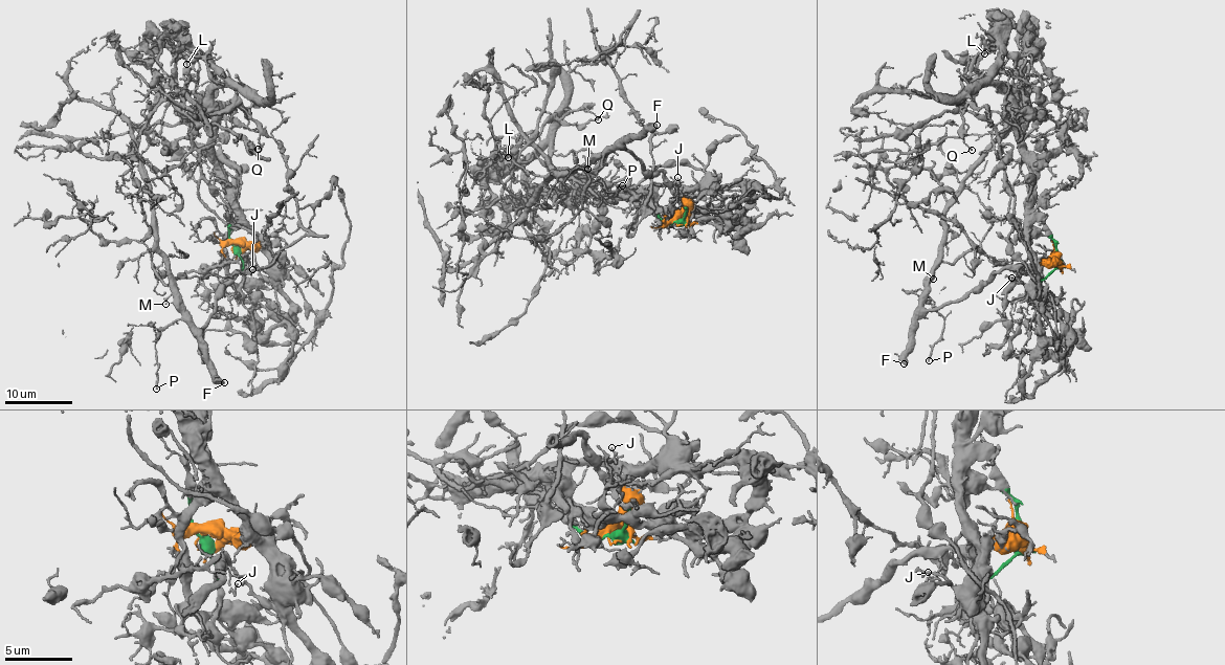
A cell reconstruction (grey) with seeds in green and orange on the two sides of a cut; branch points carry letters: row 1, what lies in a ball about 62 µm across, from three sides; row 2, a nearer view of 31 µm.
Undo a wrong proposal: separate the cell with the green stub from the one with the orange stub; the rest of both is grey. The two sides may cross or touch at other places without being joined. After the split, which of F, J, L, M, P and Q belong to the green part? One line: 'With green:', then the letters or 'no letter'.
With green: F, J, M, P

